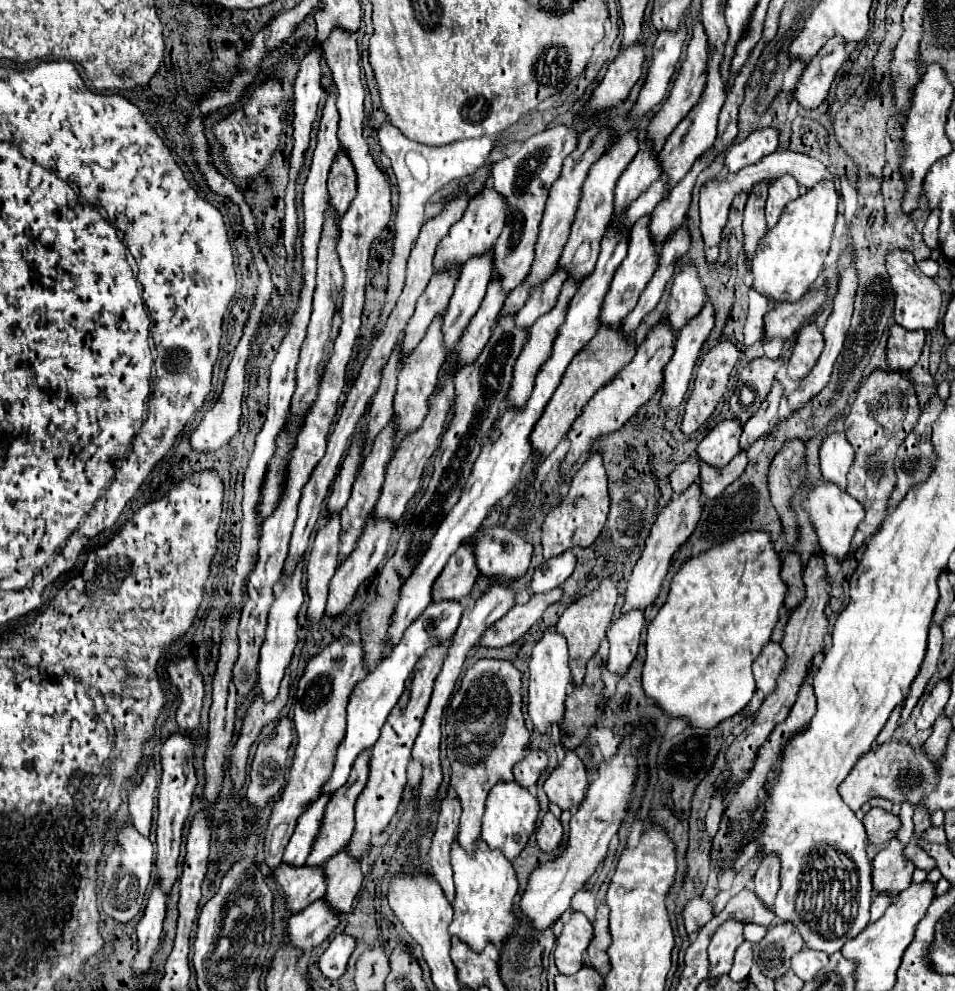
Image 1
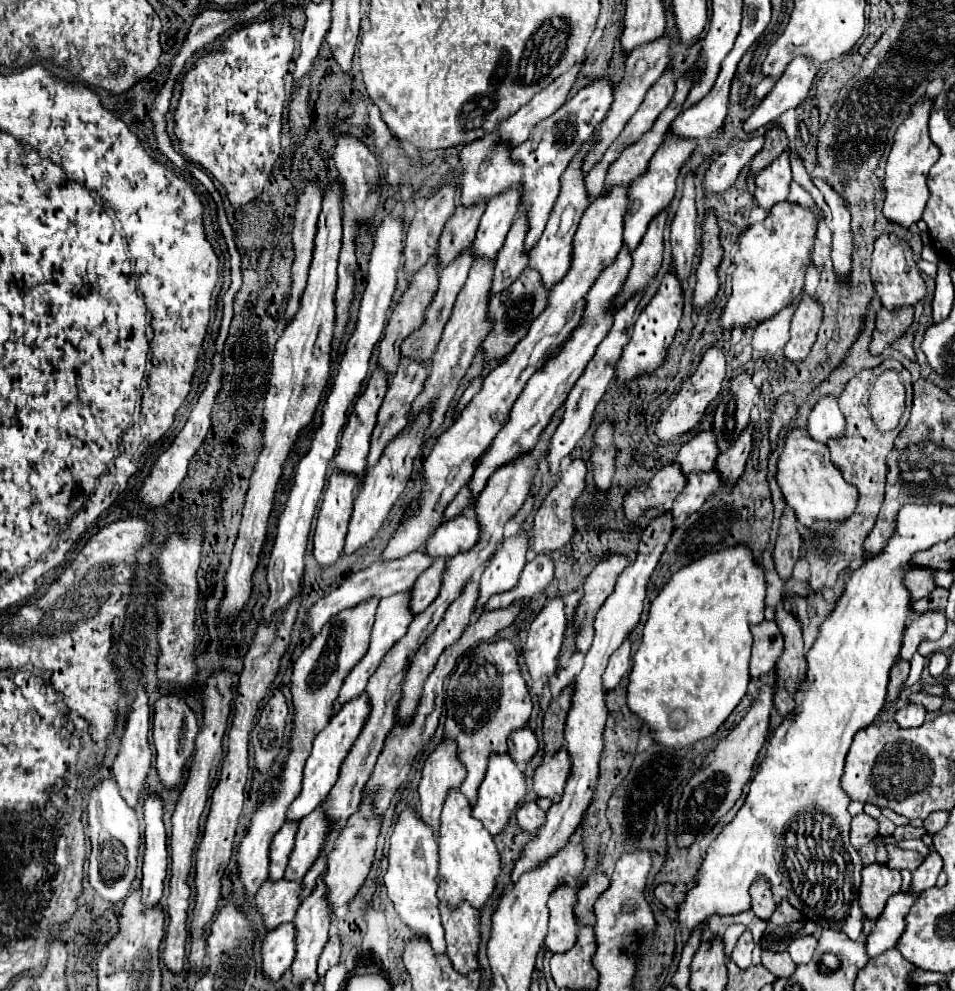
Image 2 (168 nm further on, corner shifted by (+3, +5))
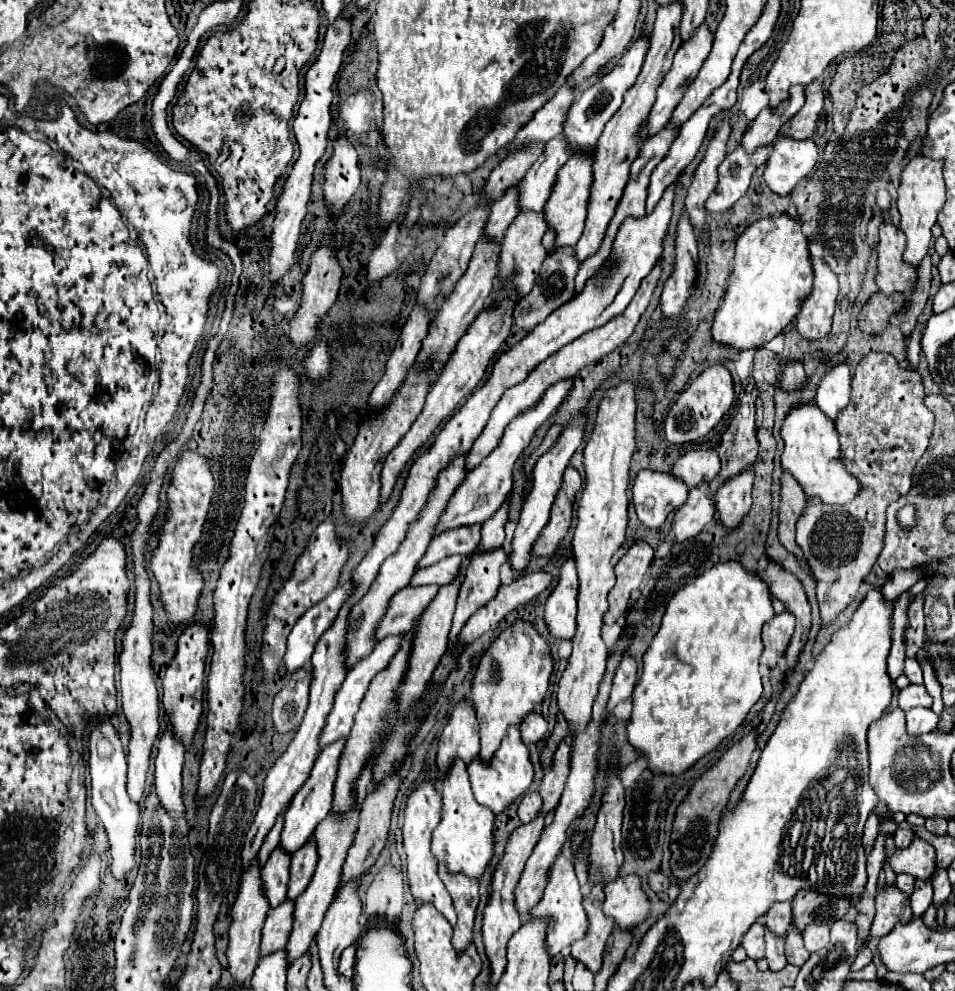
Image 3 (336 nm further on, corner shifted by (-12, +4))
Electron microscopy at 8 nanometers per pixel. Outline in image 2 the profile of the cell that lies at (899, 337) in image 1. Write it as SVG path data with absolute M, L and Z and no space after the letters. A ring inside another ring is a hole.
M879 308L875 316L875 330L869 342L871 354L881 354L893 340L897 340L913 322L913 308L887 310Z

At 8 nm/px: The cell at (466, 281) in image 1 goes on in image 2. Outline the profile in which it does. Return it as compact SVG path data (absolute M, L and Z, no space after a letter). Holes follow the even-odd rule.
M513 184L509 192L503 192L503 196L495 196L487 204L487 210L481 216L481 224L477 228L477 238L473 242L475 258L497 256L519 208L521 208L521 184Z

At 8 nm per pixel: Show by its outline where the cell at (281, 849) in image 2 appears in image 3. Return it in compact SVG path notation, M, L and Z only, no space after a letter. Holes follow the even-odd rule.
M276 847L264 865L264 893L270 901L270 907L276 907L280 901L286 899L290 859L292 859L290 853L286 853L282 847Z

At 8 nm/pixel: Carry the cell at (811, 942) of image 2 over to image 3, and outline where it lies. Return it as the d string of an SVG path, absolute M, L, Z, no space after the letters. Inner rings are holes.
M808 925L804 929L804 935L802 937L804 937L804 945L806 945L808 953L818 953L830 941L828 925Z

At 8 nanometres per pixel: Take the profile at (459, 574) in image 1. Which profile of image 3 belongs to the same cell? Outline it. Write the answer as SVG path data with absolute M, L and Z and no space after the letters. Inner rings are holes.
M424 585L416 589L404 587L400 593L396 593L396 597L390 601L384 621L380 623L380 633L376 633L376 639L384 639L392 633L408 633L414 627L416 619L438 595L438 589L440 585Z

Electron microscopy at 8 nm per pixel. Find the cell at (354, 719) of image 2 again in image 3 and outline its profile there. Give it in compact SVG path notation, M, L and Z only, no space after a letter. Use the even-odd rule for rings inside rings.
M344 737L336 739L334 743L328 743L324 747L324 753L320 753L320 761L316 761L316 769L312 769L312 777L308 777L308 785L296 793L292 799L286 815L284 815L284 829L282 829L282 839L280 847L288 853L294 853L308 841L308 837L314 833L316 825L332 811L332 793L334 793L334 783L336 783L336 773L338 773L338 759L344 749Z

